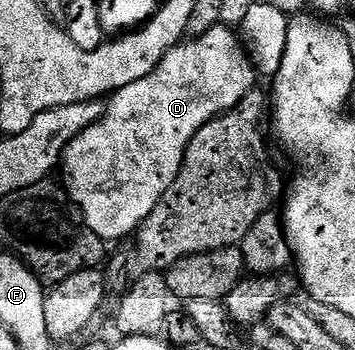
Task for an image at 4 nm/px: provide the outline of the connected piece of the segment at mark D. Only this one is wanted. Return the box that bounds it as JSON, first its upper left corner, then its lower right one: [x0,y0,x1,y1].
[63,24,259,244]

